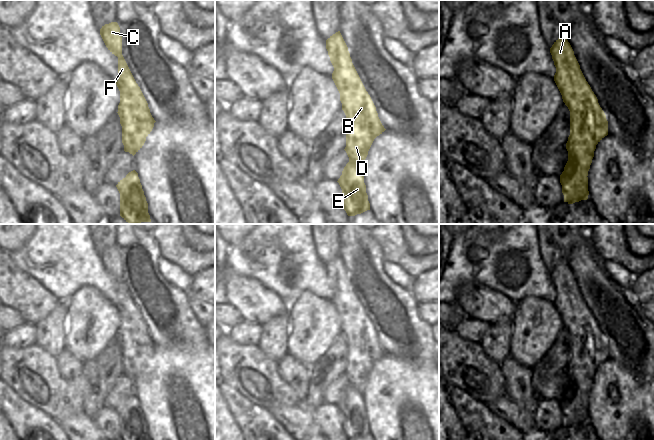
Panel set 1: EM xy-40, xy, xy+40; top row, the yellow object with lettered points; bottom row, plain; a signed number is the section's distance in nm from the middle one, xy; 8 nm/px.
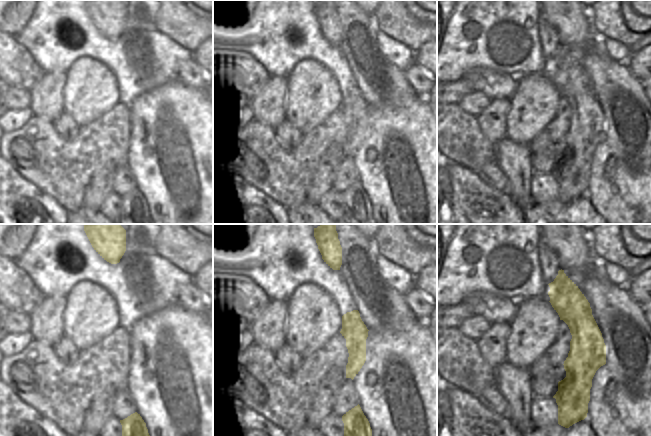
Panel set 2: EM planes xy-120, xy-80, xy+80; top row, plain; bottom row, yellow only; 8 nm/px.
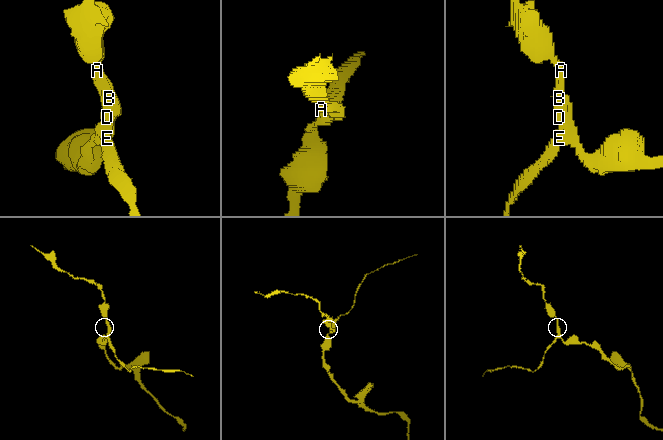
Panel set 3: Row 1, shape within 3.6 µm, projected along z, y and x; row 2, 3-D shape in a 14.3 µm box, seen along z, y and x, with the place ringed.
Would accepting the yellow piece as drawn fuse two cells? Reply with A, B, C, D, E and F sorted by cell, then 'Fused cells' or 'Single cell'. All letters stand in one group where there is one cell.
Groups: A B C D F / E. Fused cells

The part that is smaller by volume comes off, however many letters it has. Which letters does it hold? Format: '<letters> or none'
E

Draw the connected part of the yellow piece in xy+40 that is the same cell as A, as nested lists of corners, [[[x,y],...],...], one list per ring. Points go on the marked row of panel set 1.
[[[564,34],[554,42],[550,53],[556,67],[554,81],[570,111],[566,149],[586,180],[596,145],[608,135],[608,121]]]

